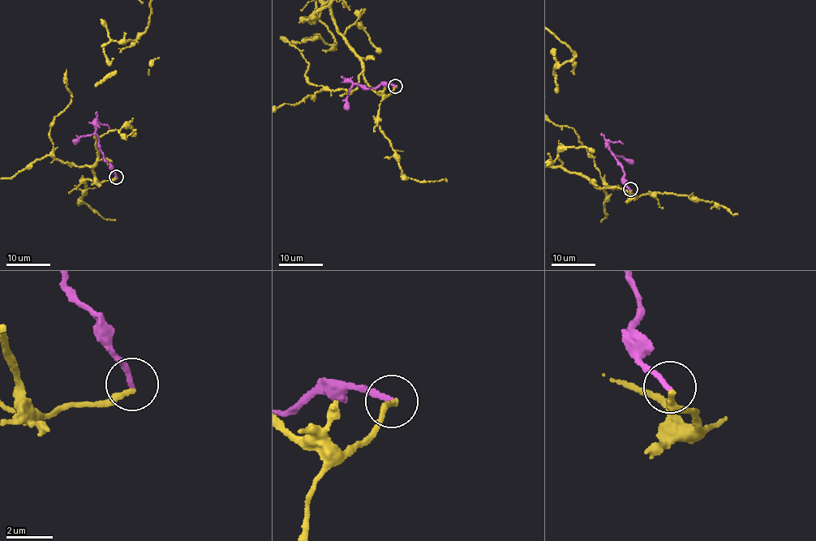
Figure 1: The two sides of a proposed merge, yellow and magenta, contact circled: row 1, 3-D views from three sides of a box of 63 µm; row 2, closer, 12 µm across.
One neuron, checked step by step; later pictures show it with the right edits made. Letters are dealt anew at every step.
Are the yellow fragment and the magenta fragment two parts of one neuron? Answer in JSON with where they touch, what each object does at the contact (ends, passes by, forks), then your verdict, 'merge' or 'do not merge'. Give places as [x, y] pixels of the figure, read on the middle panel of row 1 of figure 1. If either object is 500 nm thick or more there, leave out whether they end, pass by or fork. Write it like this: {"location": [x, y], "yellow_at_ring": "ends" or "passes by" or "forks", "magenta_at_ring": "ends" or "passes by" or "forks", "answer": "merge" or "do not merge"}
{"location": [395, 86], "yellow_at_ring": "ends", "magenta_at_ring": "ends", "answer": "merge"}

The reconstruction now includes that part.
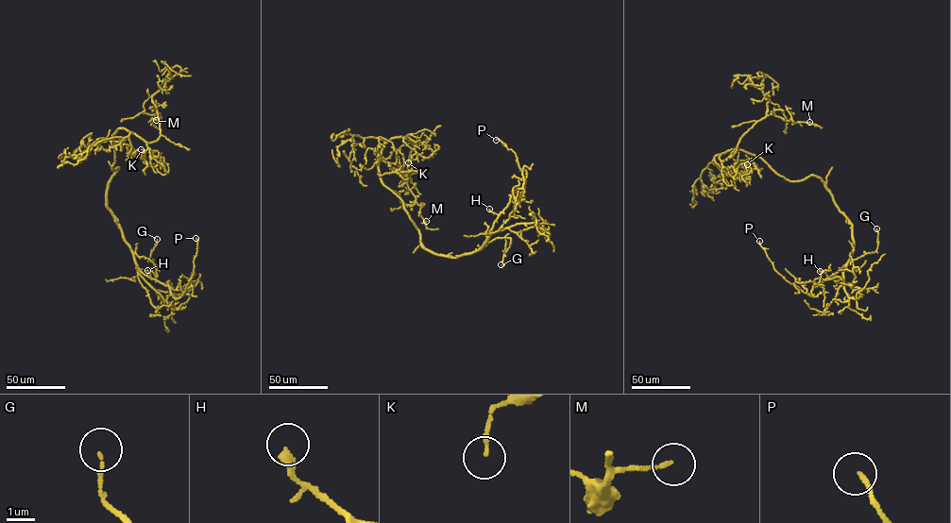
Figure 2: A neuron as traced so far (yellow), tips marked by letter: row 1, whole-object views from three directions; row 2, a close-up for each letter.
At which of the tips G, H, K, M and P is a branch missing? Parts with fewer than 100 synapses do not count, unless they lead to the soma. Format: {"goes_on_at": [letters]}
{"goes_on_at": []}

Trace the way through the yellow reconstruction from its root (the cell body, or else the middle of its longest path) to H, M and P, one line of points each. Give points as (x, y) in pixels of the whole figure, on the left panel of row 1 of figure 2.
H: (112, 169), (118, 168), (109, 182), (107, 205), (138, 269), (151, 278), (147, 270)
M: (112, 169), (117, 130), (124, 127), (151, 143), (161, 134), (155, 106), (156, 120)
P: (112, 169), (118, 168), (107, 205), (139, 270), (169, 286), (175, 298), (194, 272), (195, 238)

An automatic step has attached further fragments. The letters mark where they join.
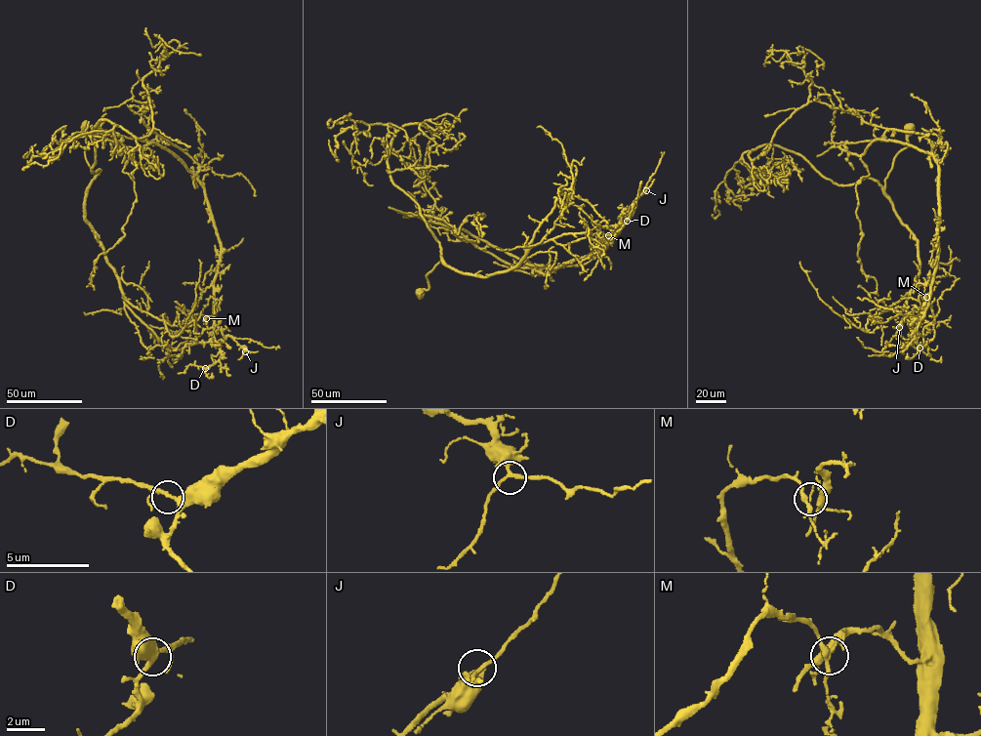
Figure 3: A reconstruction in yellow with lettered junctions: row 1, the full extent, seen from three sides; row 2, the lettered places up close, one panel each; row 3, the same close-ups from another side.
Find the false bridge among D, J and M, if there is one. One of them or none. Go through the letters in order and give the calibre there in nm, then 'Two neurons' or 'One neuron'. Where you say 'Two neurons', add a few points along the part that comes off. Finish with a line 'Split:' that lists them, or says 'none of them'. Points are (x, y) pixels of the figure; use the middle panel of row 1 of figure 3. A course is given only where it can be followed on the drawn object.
D: Thickness 240 nm. One neuron
J: Thickness 180 nm. One neuron
M: Thickness 200 nm. Two neurons. Course of the part to remove: (608, 234), (599, 250), (542, 268), (458, 234), (478, 212), (483, 235), (477, 217)
Split: M

